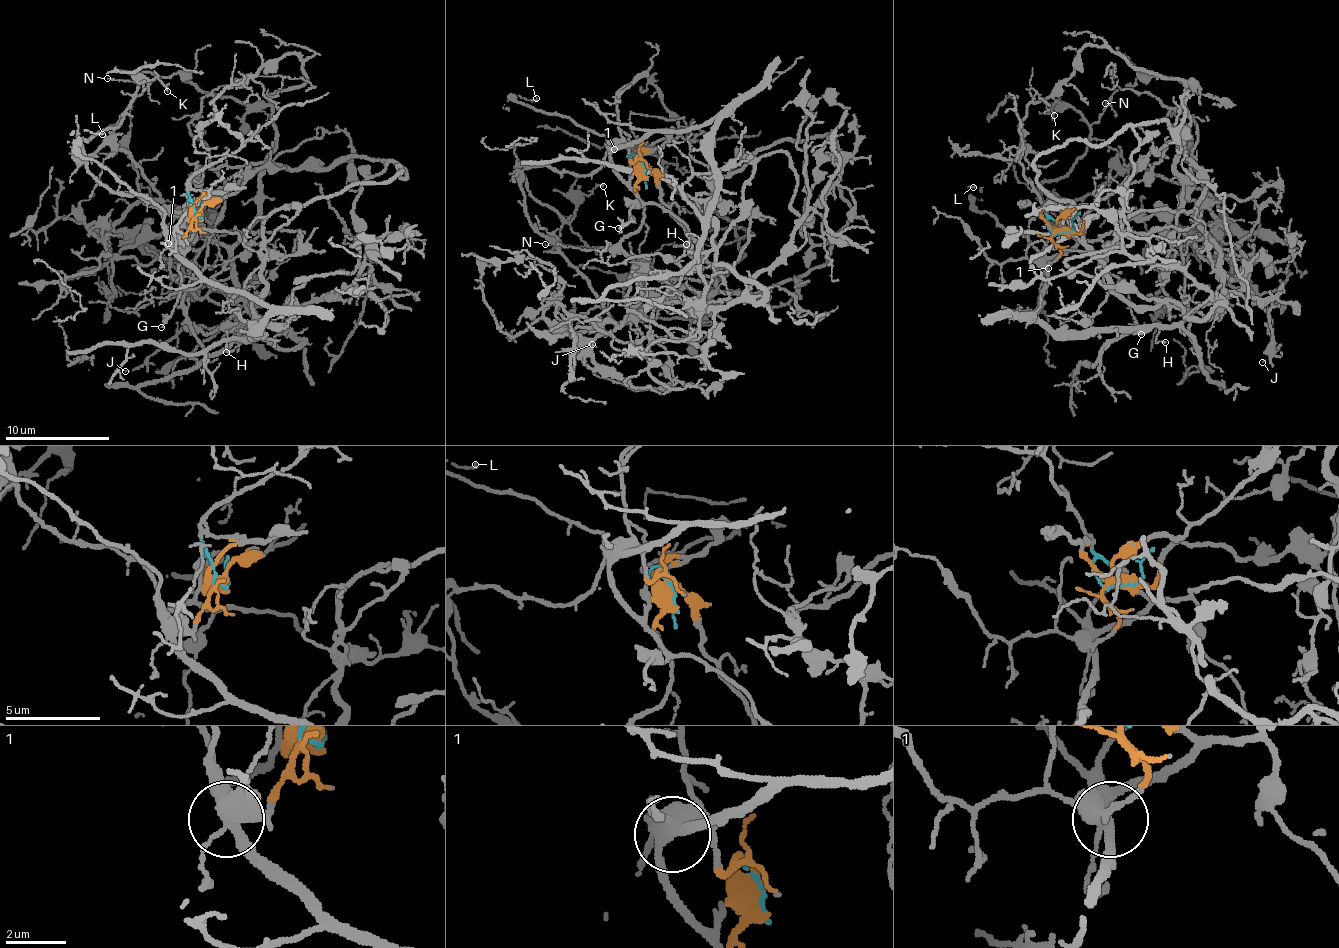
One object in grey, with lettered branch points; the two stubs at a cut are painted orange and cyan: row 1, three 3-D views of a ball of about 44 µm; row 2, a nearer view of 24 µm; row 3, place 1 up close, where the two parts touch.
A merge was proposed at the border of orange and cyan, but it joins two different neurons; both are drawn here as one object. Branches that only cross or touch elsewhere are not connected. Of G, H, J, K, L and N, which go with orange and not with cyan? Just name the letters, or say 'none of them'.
none of them

